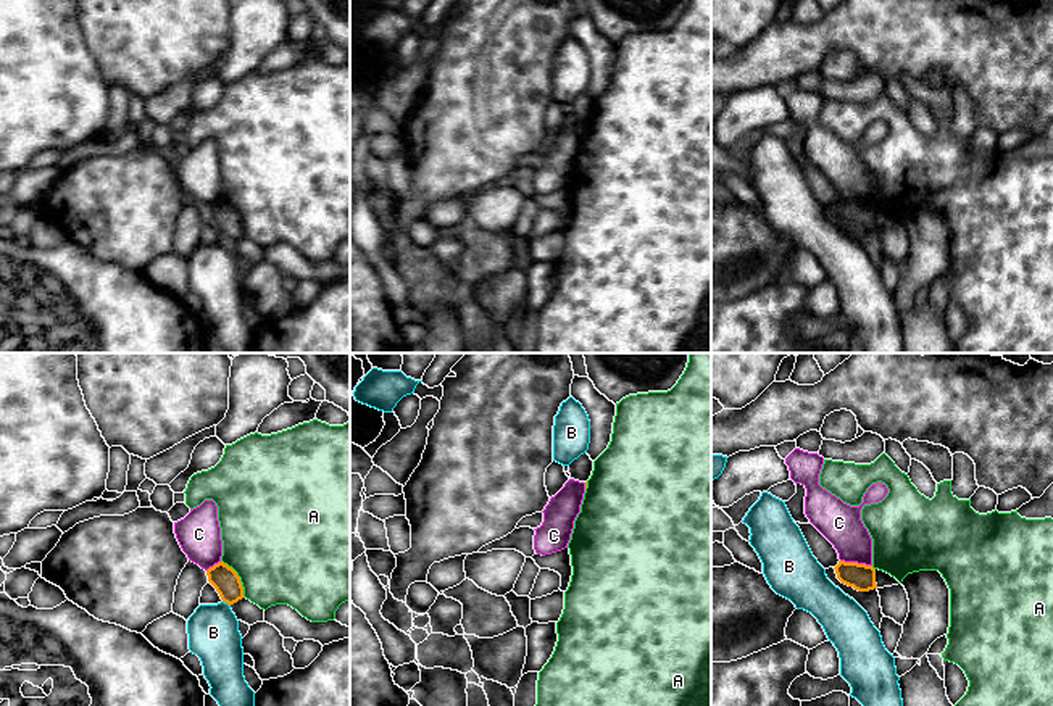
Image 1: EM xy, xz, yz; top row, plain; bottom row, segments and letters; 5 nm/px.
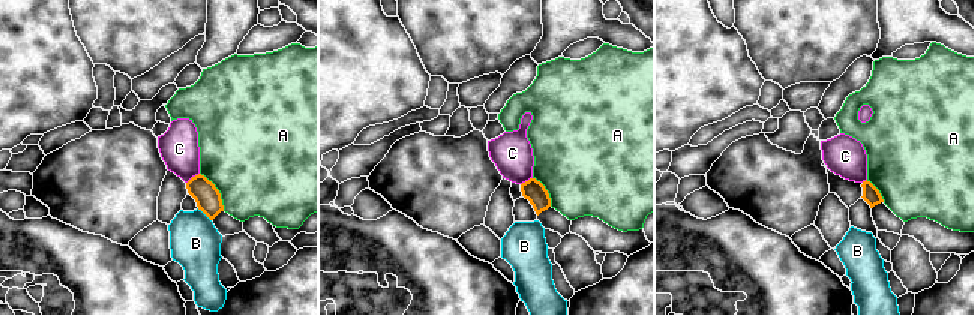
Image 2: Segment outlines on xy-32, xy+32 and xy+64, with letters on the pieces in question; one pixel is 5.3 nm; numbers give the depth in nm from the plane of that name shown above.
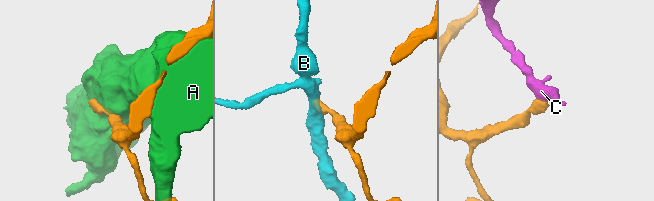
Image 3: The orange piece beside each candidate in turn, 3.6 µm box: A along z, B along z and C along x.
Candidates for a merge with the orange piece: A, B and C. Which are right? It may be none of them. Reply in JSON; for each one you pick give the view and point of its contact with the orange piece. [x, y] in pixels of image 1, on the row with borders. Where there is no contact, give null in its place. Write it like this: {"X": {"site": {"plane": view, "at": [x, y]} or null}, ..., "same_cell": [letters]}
{"same_cell": []}

